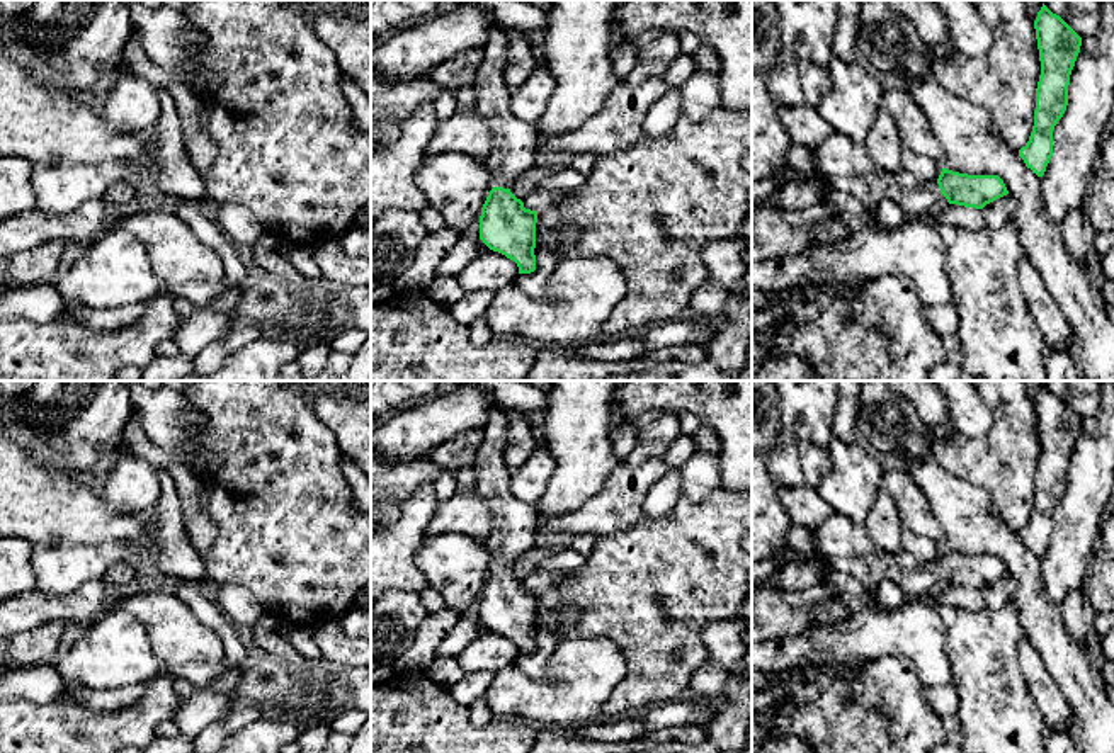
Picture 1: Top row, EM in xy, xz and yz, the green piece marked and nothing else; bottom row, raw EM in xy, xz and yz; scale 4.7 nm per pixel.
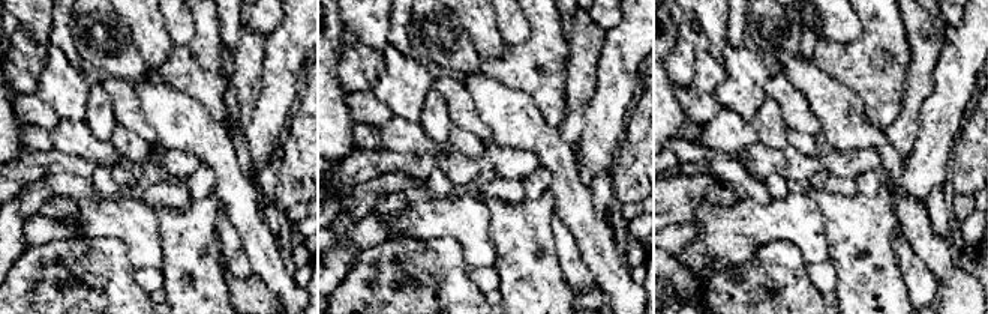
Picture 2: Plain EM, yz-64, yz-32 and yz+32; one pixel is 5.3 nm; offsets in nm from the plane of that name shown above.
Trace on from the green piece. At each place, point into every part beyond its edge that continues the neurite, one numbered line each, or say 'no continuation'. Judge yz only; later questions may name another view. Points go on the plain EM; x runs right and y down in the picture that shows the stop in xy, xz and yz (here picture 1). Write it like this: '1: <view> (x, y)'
1: yz (915, 578)

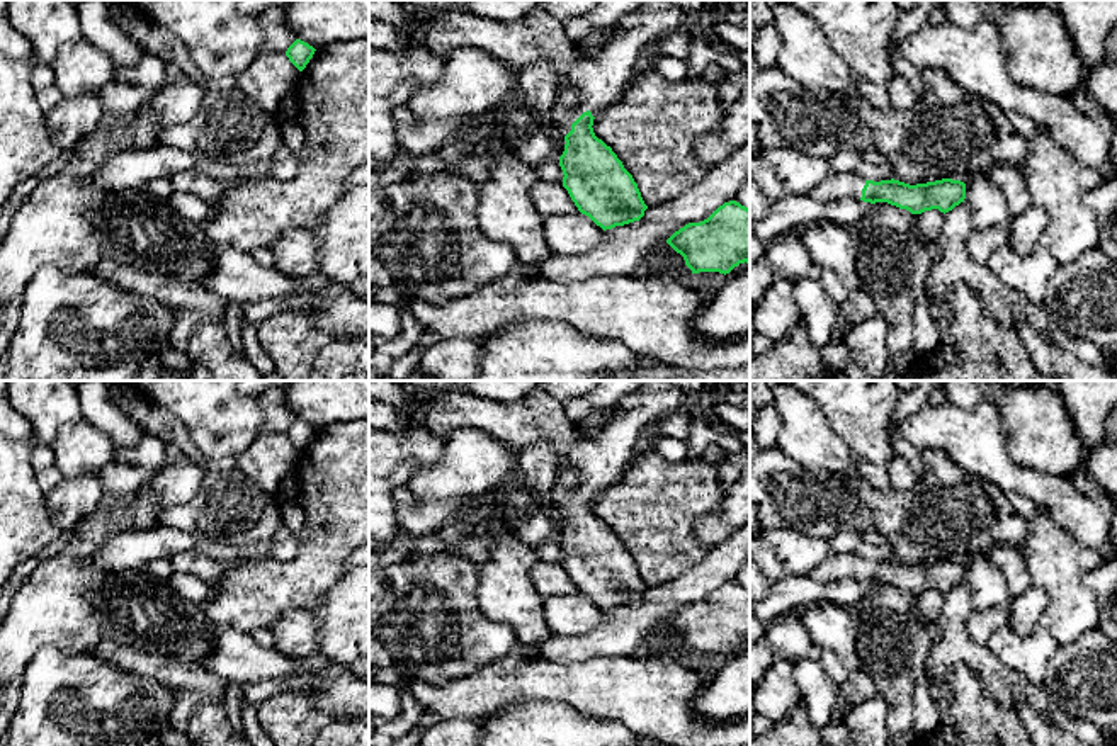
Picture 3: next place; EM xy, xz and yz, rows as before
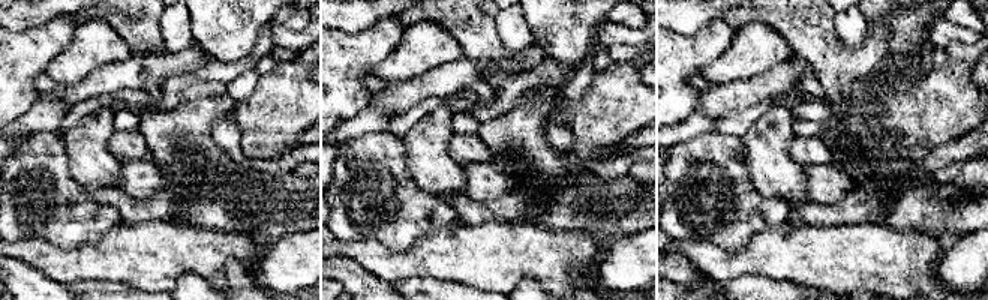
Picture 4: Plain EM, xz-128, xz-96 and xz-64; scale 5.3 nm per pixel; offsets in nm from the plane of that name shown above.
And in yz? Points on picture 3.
1: yz (835, 566)

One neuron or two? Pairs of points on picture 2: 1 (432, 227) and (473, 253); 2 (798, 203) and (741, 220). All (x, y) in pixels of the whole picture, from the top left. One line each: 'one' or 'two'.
1: one
2: one

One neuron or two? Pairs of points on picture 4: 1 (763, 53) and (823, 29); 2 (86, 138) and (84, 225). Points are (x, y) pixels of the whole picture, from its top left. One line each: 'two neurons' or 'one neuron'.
1: two neurons
2: two neurons

